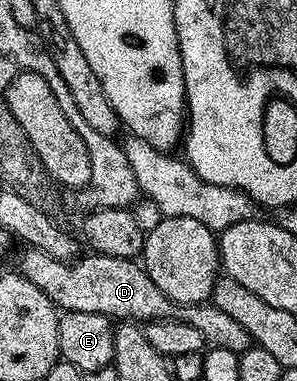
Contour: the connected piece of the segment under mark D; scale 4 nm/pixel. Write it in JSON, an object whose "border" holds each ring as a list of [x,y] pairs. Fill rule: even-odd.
{"border":[[[27,247],[19,259],[18,274],[24,275],[49,301],[55,303],[60,312],[76,311],[77,313],[101,313],[108,315],[112,321],[138,321],[148,323],[154,319],[180,319],[193,329],[198,329],[204,344],[221,349],[247,351],[252,341],[243,326],[233,321],[226,313],[221,313],[215,304],[205,303],[175,303],[149,277],[142,262],[135,259],[122,259],[94,253],[84,254],[70,263],[57,261],[57,257],[49,257],[49,253],[41,253],[35,247]]]}

